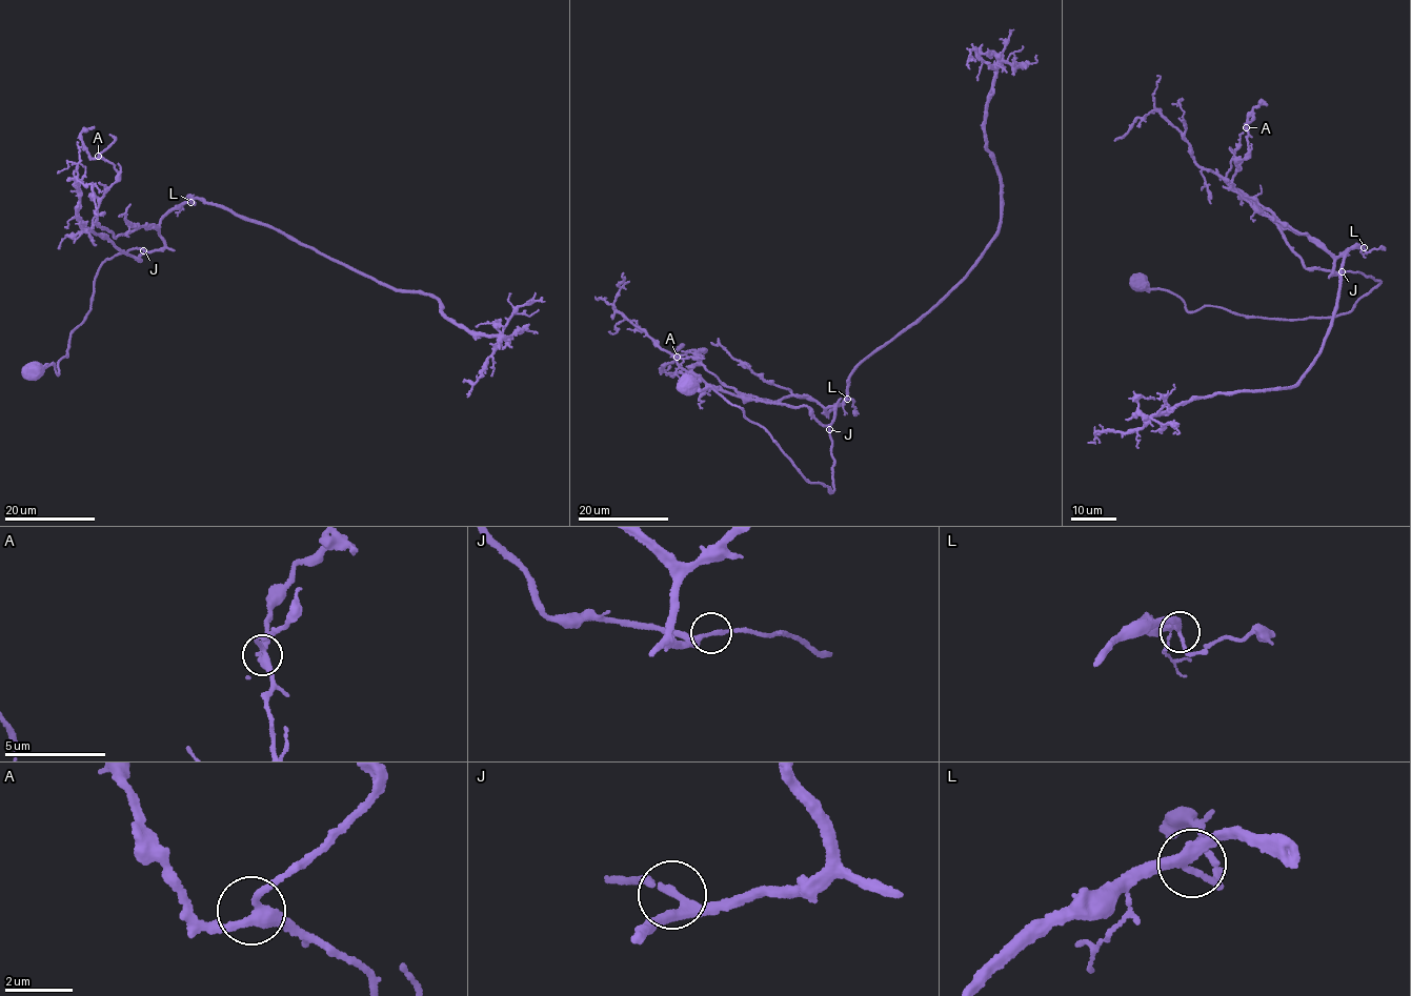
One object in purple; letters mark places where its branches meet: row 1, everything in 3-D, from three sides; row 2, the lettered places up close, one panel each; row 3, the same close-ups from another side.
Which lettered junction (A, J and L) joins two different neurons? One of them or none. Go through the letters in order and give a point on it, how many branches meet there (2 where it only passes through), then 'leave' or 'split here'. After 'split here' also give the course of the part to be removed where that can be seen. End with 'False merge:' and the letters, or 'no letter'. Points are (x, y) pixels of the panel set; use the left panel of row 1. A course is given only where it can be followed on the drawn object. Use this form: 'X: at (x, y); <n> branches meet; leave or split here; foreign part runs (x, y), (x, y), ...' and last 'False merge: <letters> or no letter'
A: at (98, 156); 3 branches meet; leave
J: at (143, 250); 2 branches meet; leave
L: at (190, 202); 3 branches meet; leave
False merge: no letter

